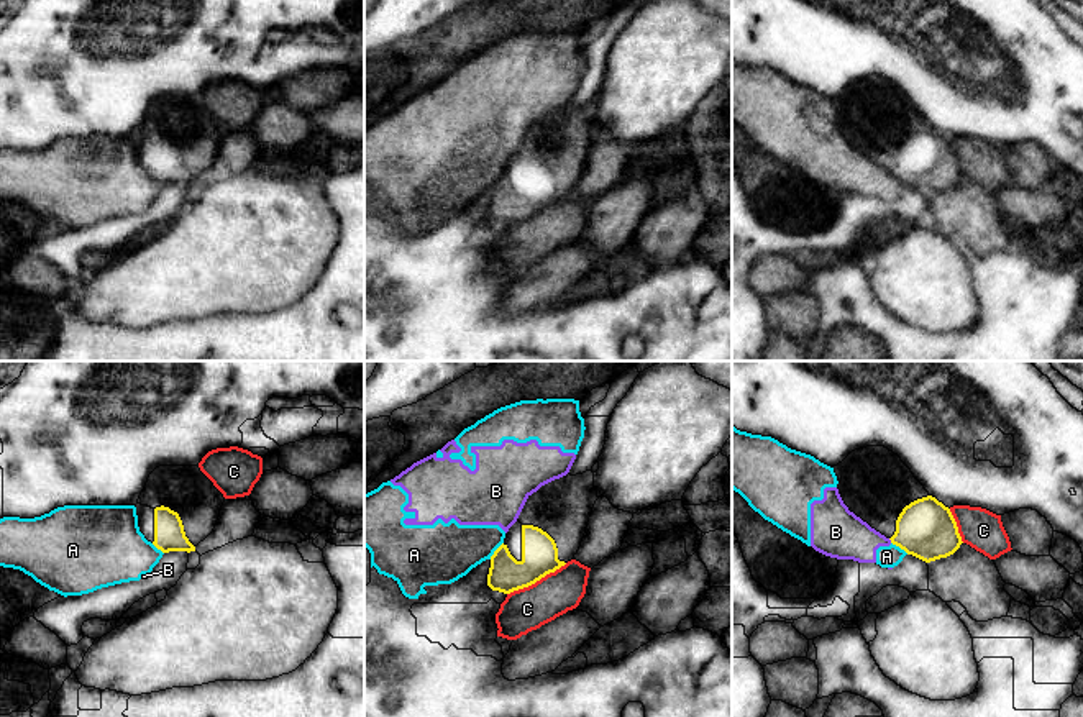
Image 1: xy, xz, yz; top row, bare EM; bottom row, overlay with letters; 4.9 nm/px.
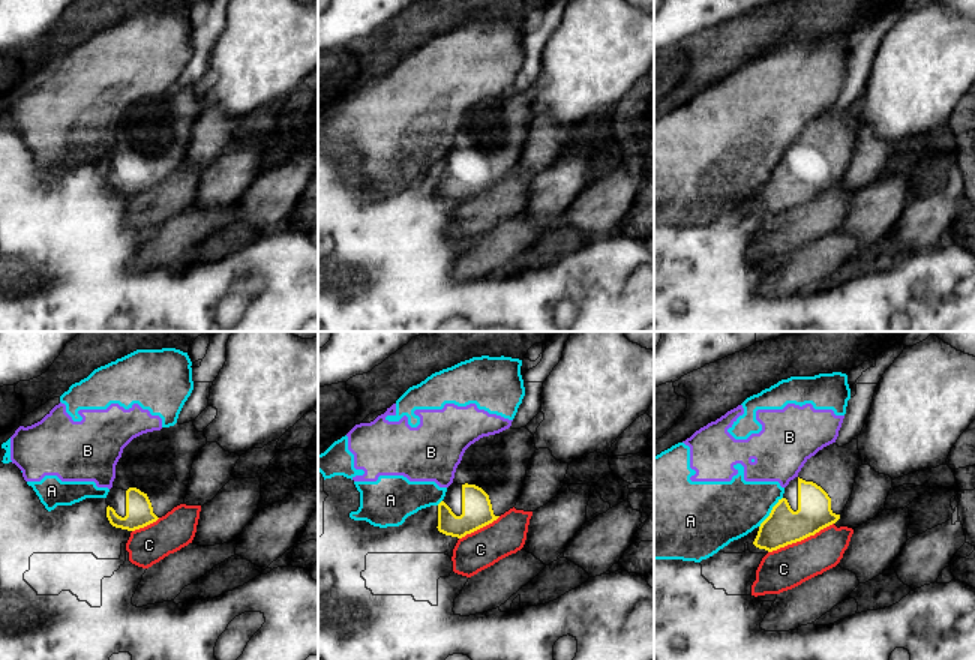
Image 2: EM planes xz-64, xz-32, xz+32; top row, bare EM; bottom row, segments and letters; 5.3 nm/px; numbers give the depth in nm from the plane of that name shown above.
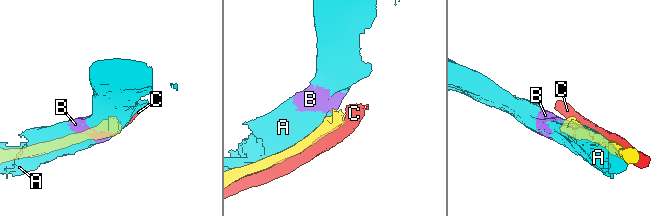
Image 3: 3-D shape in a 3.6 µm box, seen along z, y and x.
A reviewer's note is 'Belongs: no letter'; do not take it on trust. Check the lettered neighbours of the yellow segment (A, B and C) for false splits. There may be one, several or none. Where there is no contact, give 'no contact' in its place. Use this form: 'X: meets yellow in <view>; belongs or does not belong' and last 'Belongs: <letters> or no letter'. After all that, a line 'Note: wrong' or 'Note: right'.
A: meets yellow in xz; does not belong
B: meets yellow in yz; does not belong
C: meets yellow in xz; does not belong
Belongs: no letter
Note: right

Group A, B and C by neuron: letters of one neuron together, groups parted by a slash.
A B / C

